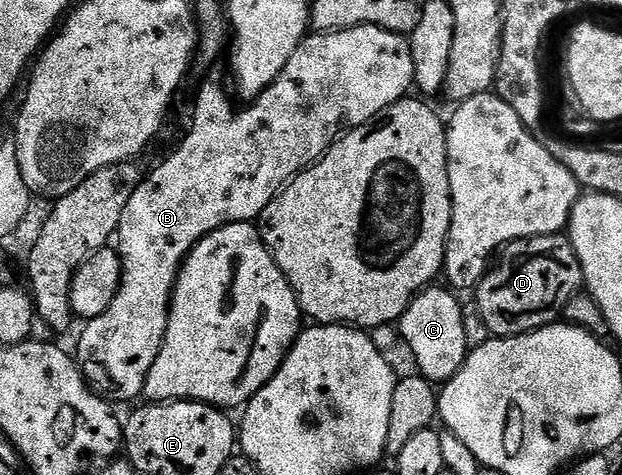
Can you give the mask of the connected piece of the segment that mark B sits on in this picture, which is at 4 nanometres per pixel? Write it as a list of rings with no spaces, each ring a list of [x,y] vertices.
[[[366,24],[360,28],[350,28],[340,32],[320,32],[308,35],[297,46],[293,58],[281,70],[281,74],[269,85],[262,94],[255,100],[246,105],[244,112],[235,113],[235,108],[231,105],[231,100],[227,97],[227,92],[223,89],[223,84],[219,80],[207,80],[199,88],[199,93],[195,96],[195,109],[191,112],[191,129],[183,136],[183,141],[156,166],[152,172],[148,171],[143,177],[143,181],[133,190],[133,198],[125,206],[125,214],[121,214],[119,231],[117,233],[117,251],[120,255],[119,261],[123,267],[123,274],[119,277],[119,283],[110,297],[107,309],[98,313],[86,321],[83,333],[79,336],[79,352],[77,351],[77,363],[84,380],[91,385],[94,391],[108,401],[115,400],[135,400],[143,396],[143,387],[151,373],[153,362],[157,362],[157,354],[163,345],[163,339],[167,333],[167,319],[171,313],[171,297],[175,291],[175,280],[179,277],[179,269],[182,268],[184,260],[191,253],[196,244],[200,244],[209,234],[213,234],[218,228],[223,228],[226,224],[250,224],[258,221],[260,214],[273,202],[273,198],[278,192],[286,188],[287,183],[294,176],[298,176],[304,168],[310,168],[316,160],[319,160],[327,153],[328,148],[342,137],[343,133],[353,129],[361,128],[365,124],[370,124],[376,118],[383,115],[383,111],[389,106],[393,106],[399,100],[412,91],[415,83],[413,58],[411,57],[411,45],[398,32],[381,30],[372,24]]]

